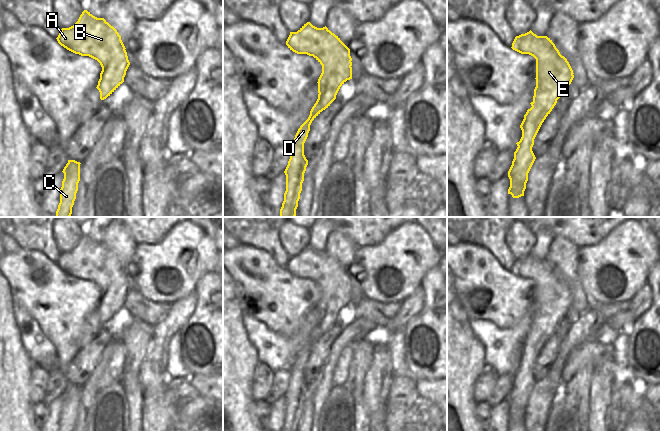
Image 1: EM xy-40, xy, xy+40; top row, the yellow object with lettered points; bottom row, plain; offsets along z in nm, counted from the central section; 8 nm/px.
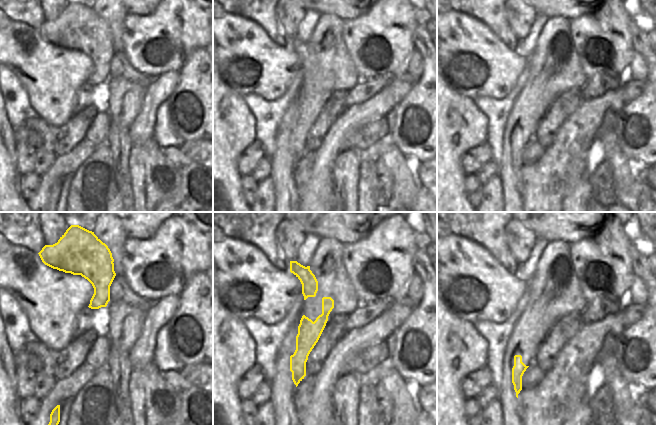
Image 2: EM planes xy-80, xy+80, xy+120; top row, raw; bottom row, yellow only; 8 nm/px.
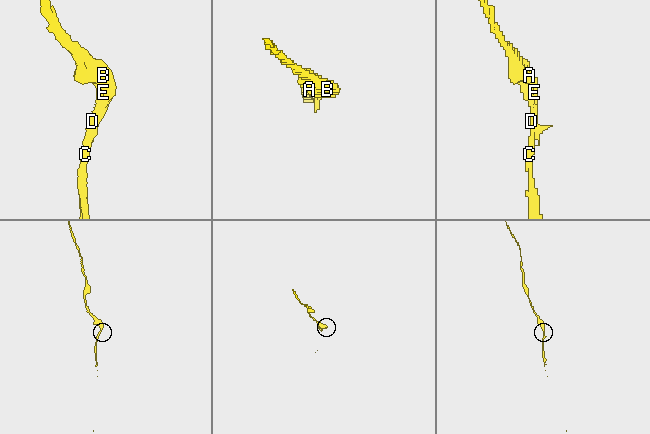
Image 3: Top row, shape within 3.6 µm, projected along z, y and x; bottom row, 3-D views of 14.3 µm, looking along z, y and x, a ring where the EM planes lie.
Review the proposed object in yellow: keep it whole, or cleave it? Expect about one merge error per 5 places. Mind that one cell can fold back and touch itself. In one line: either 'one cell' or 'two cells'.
one cell

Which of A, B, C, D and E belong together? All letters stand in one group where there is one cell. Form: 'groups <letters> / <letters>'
groups A B C D E

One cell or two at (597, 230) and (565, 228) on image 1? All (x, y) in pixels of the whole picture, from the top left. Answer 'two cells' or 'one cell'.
one cell

